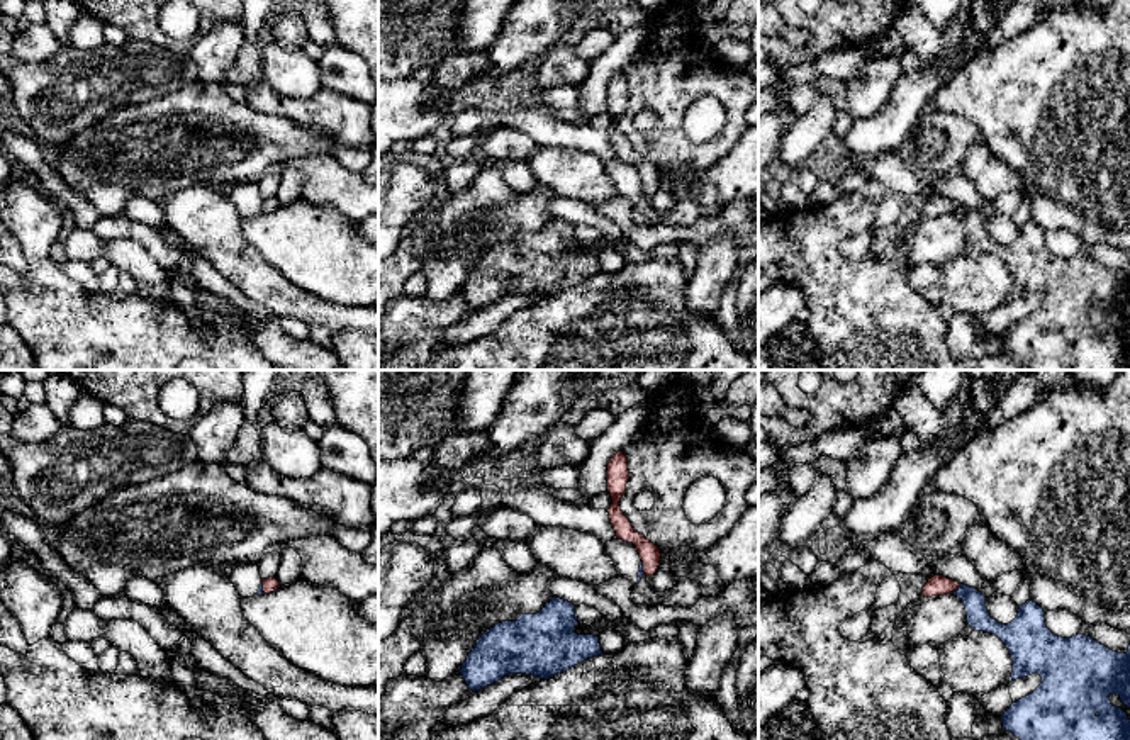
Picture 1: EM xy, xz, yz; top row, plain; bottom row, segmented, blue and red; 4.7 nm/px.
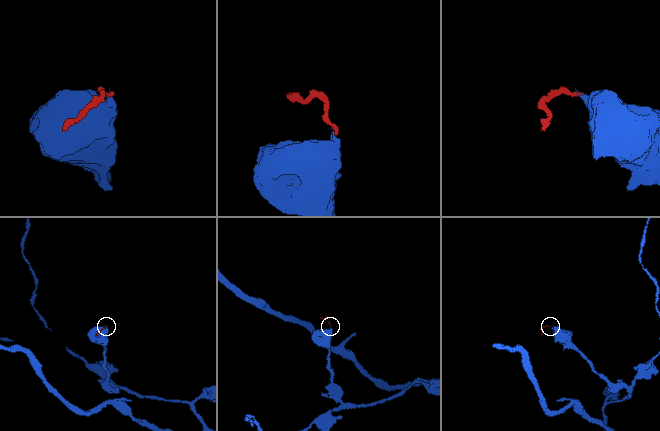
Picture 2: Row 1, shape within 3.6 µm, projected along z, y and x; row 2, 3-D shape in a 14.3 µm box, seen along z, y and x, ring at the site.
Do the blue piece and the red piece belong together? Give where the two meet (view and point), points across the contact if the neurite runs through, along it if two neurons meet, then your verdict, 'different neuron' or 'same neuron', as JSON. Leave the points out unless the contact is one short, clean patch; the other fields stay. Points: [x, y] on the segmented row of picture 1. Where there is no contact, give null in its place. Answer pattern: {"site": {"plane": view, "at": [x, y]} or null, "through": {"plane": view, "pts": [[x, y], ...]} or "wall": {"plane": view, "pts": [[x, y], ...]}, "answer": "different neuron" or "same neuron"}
{"site": {"plane": "yz", "at": [957, 589]}, "wall": {"plane": "yz", "pts": [[961, 584], [950, 593]]}, "answer": "different neuron"}

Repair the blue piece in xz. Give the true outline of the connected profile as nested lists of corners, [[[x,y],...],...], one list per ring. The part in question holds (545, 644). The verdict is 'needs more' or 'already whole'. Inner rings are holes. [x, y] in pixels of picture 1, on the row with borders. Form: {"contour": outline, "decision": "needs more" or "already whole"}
{"contour": [[[553,597],[536,614],[487,630],[458,672],[475,692],[509,674],[548,679],[587,659],[604,657],[599,636],[577,635],[577,625],[575,606]]], "decision": "already whole"}

